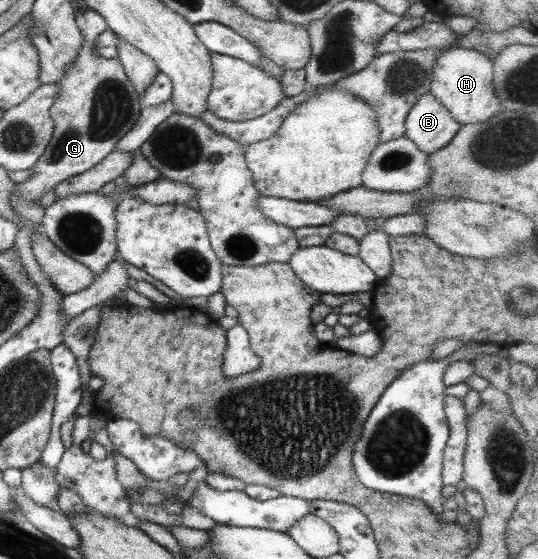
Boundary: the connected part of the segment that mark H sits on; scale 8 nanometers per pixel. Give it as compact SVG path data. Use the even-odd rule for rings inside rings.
M449 47L440 52L439 58L432 63L430 74L429 93L431 93L450 113L451 116L461 125L475 124L486 121L497 112L502 111L502 106L494 97L492 87L492 61L481 51L461 47Z

